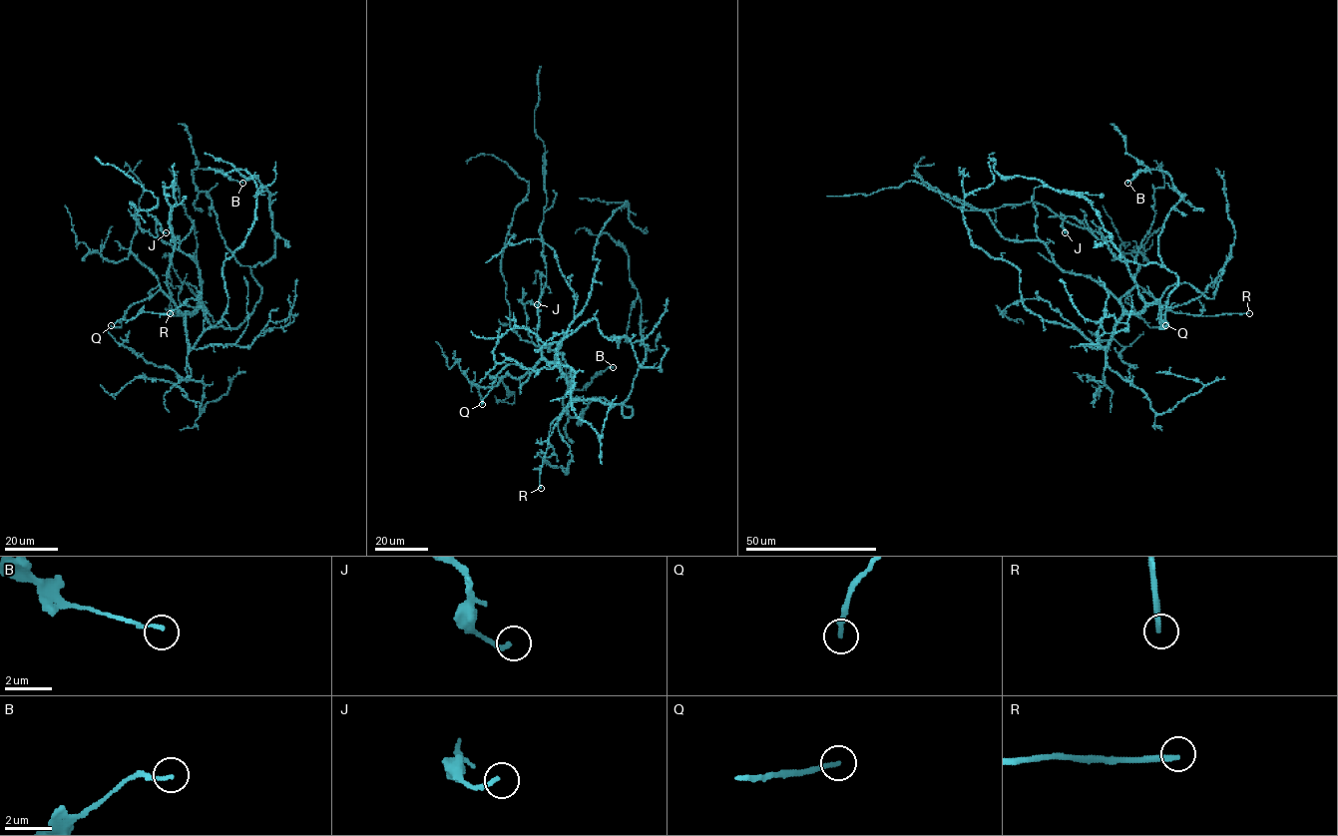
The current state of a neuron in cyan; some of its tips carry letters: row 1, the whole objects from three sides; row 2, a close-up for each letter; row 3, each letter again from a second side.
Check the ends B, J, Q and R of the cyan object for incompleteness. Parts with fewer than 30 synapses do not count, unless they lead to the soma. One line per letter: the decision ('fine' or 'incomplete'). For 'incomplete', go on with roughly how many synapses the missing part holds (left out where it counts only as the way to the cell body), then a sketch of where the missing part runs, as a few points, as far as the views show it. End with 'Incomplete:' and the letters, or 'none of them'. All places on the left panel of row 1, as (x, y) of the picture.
B: fine
J: fine
Q: fine
R: incomplete | (170, 313), (173, 319), (217, 342), (235, 365), (215, 423)
Incomplete: R

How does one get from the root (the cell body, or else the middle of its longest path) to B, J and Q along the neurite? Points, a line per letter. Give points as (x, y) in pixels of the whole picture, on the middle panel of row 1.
B: (571, 397), (624, 404), (629, 417), (602, 397), (580, 421), (563, 407), (568, 388), (613, 367)
J: (571, 397), (571, 369), (566, 360), (557, 352), (537, 346), (528, 333), (525, 305), (529, 301), (537, 304)
Q: (571, 397), (570, 385), (564, 374), (554, 365), (541, 359), (531, 369), (507, 365), (497, 374), (482, 404)

